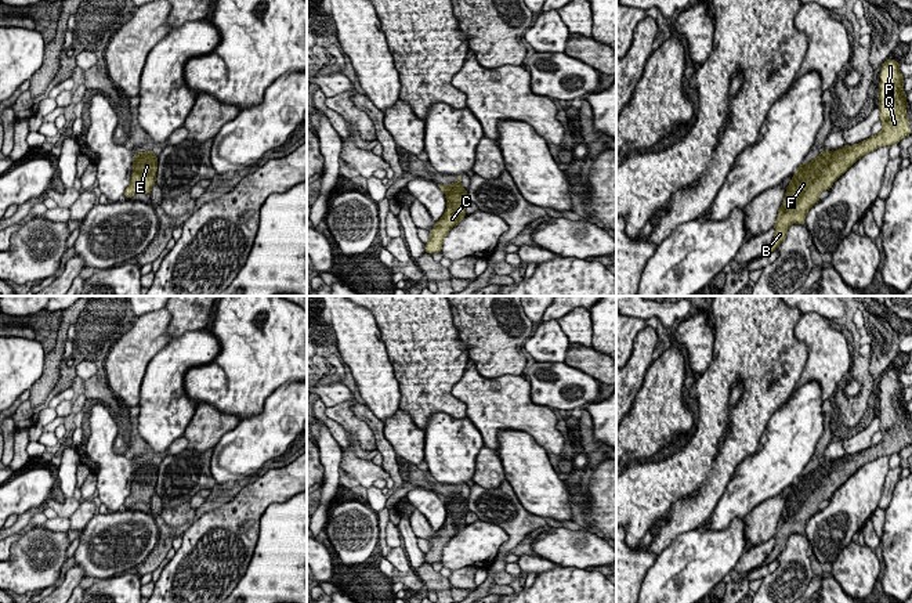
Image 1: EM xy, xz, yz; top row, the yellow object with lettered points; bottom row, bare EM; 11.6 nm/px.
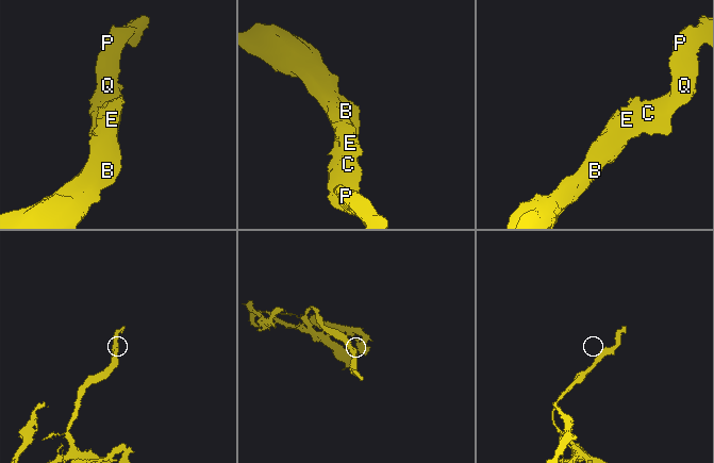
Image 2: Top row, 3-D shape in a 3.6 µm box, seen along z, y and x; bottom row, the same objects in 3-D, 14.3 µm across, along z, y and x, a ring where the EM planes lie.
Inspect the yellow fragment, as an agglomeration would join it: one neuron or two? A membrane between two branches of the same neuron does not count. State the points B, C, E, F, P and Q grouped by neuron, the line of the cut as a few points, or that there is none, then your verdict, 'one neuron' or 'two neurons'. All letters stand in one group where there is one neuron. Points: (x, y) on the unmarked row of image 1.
B C E F P Q | no cut | one neuron

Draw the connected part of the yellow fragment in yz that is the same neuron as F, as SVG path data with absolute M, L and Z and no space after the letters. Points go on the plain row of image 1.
M887 368L882 375L879 400L880 432L883 438L858 454L832 462L826 458L810 473L801 473L786 497L785 509L778 520L774 534L775 545L761 566L777 560L785 550L792 534L806 534L807 521L819 512L819 503L830 499L833 492L843 485L858 469L875 459L900 454L911 444L906 427L904 387L900 372Z

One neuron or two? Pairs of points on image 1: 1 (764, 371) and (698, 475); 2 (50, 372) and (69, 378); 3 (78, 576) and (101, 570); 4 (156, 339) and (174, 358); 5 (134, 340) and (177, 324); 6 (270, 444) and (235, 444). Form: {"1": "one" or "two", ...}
{"1": "one", "2": "two", "3": "two", "4": "two", "5": "two", "6": "one"}

